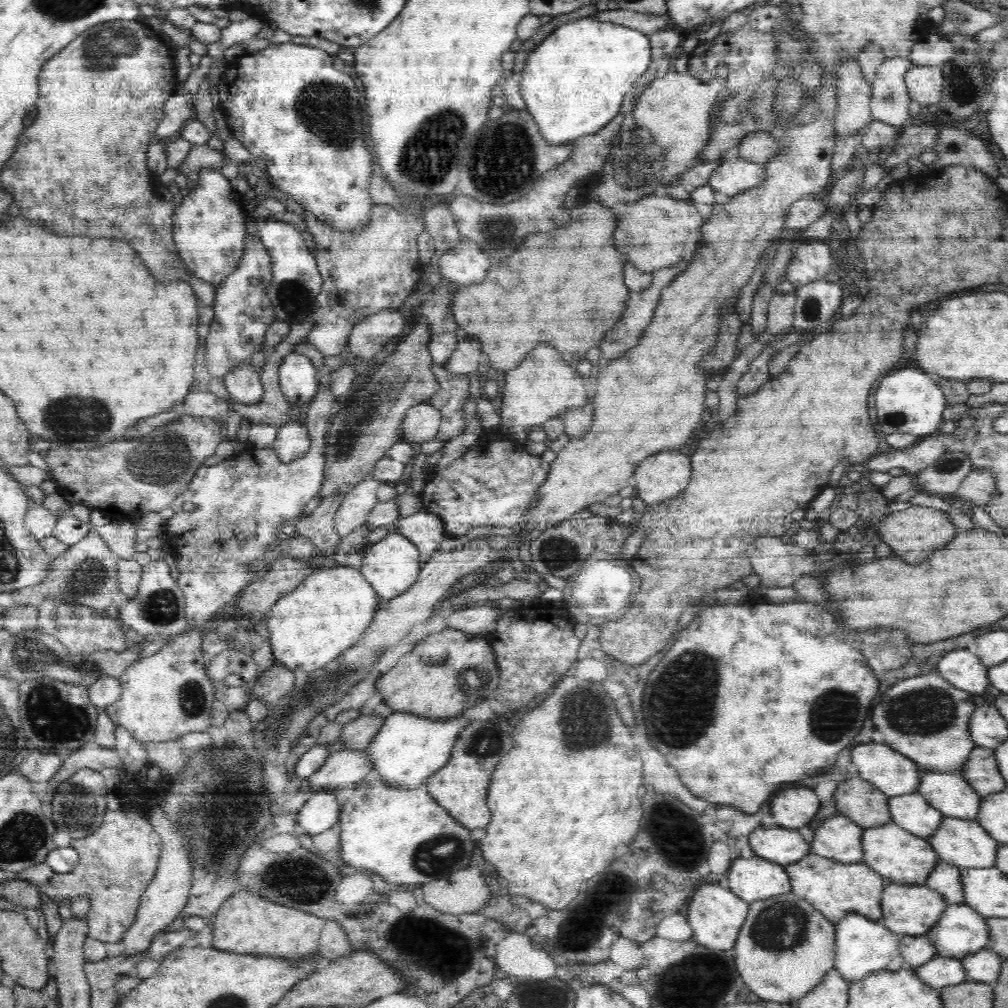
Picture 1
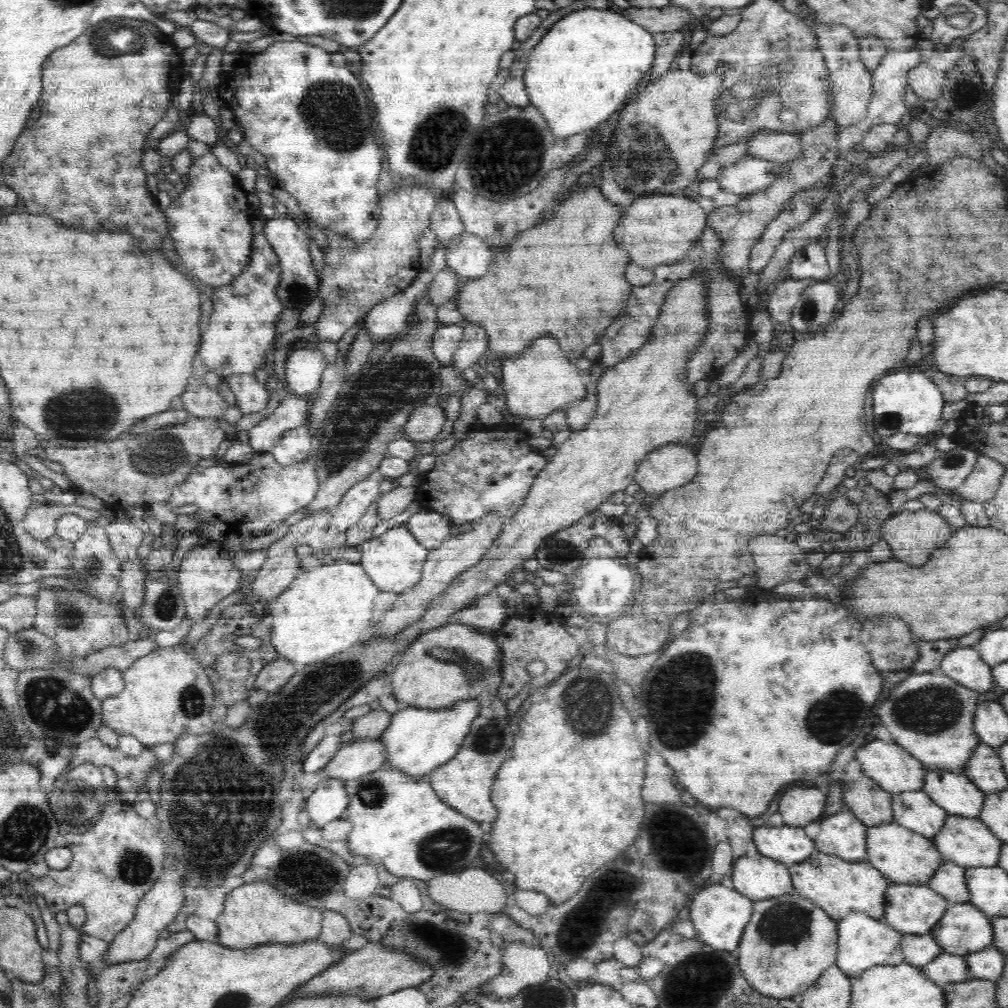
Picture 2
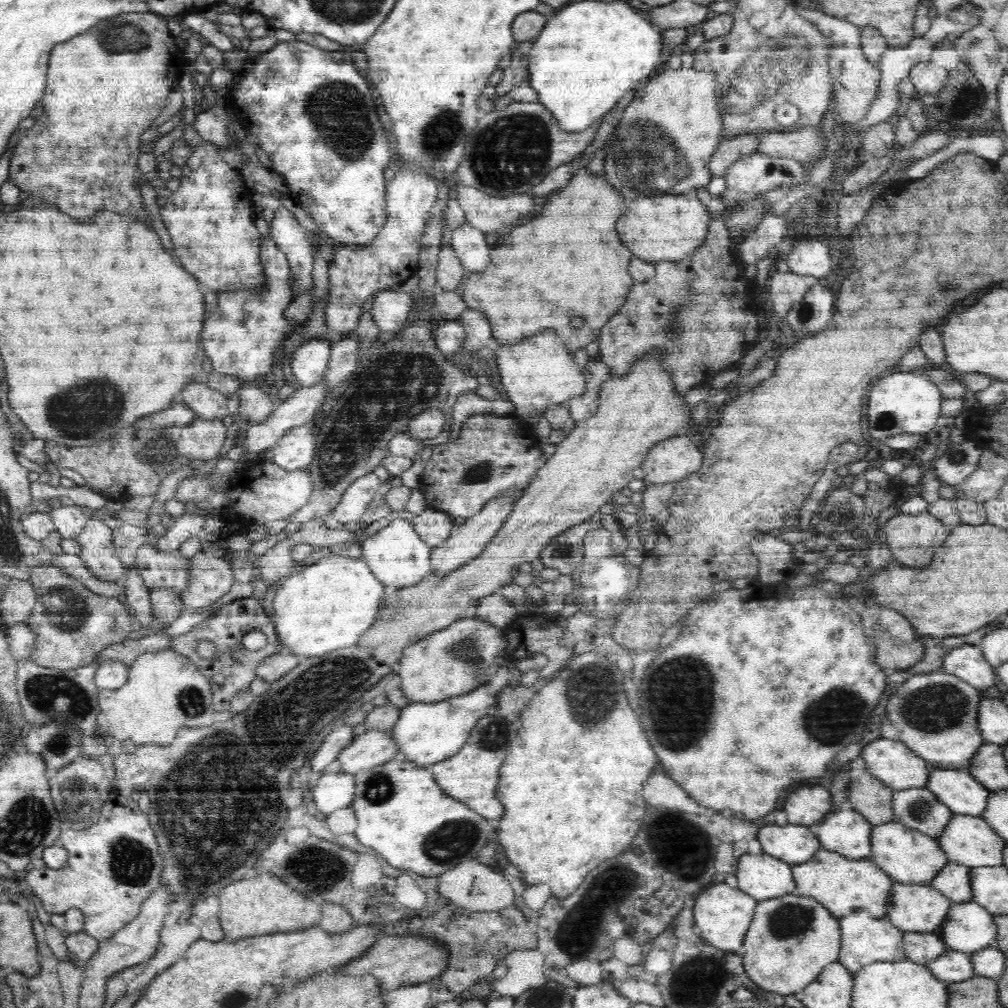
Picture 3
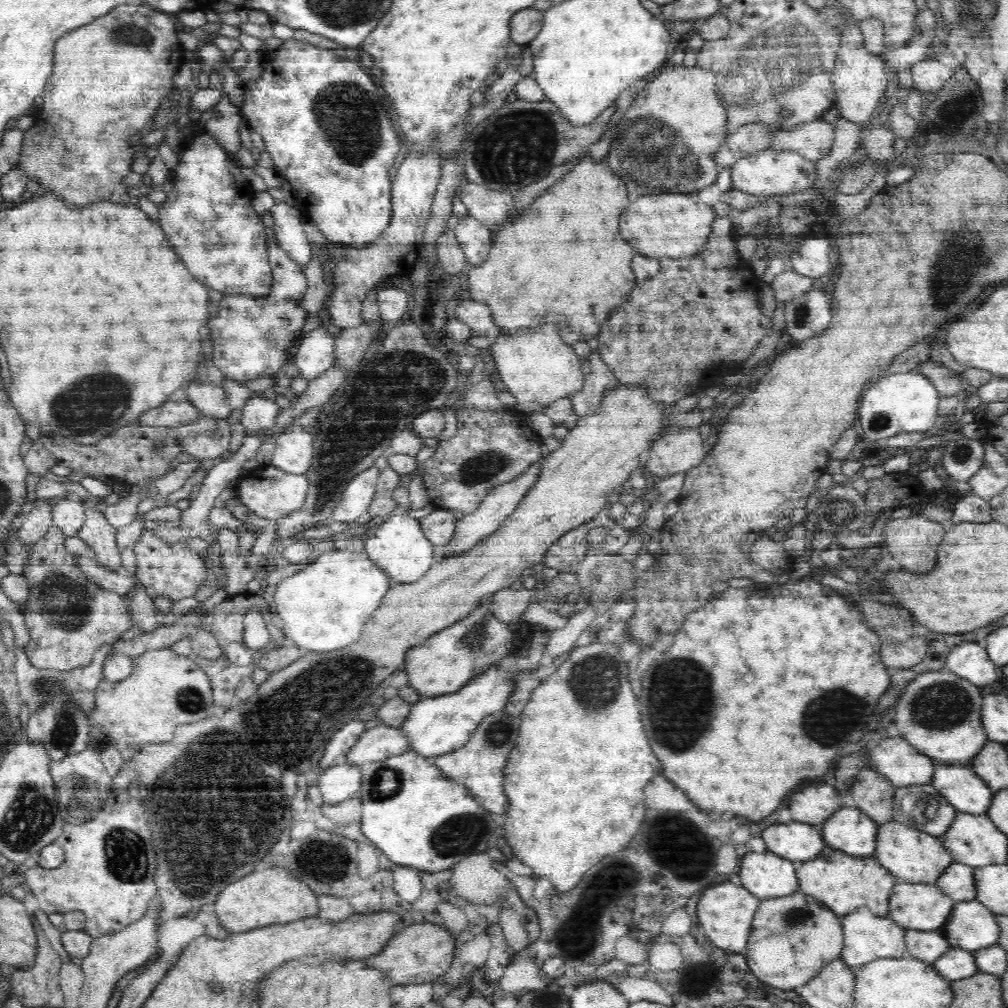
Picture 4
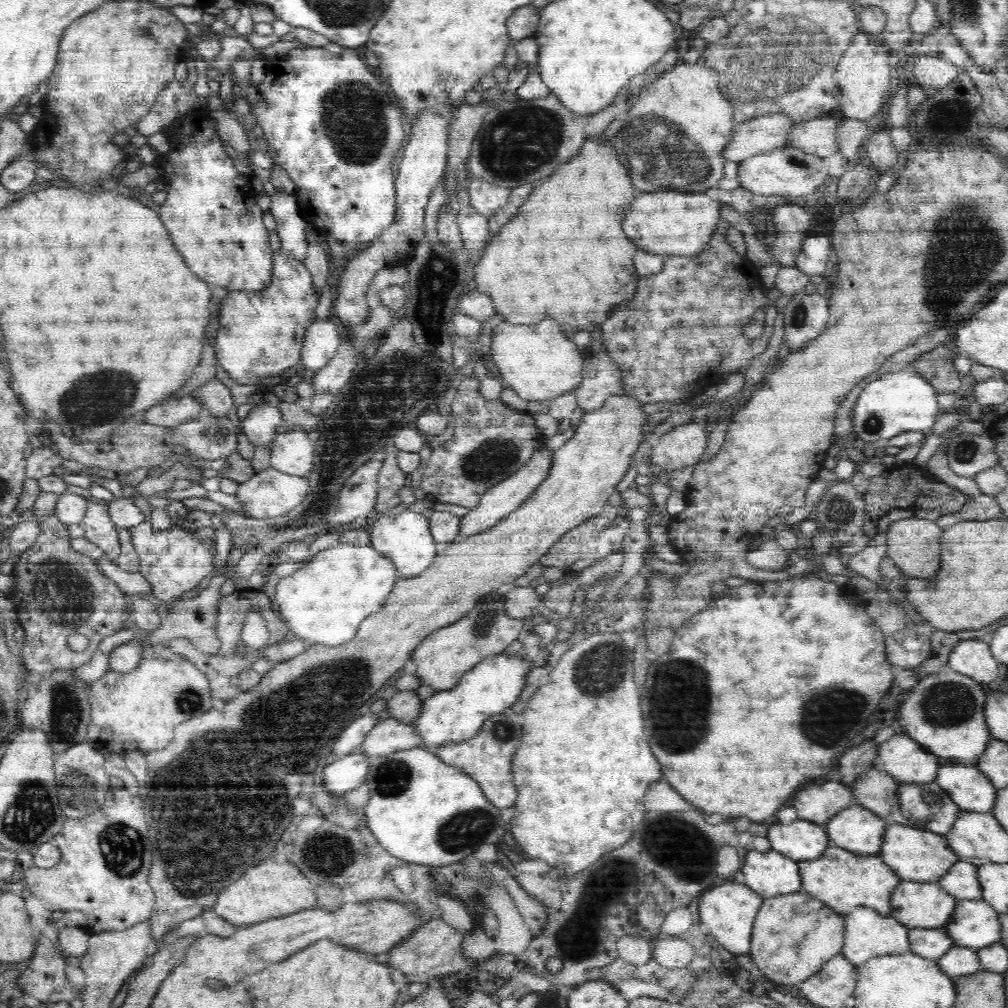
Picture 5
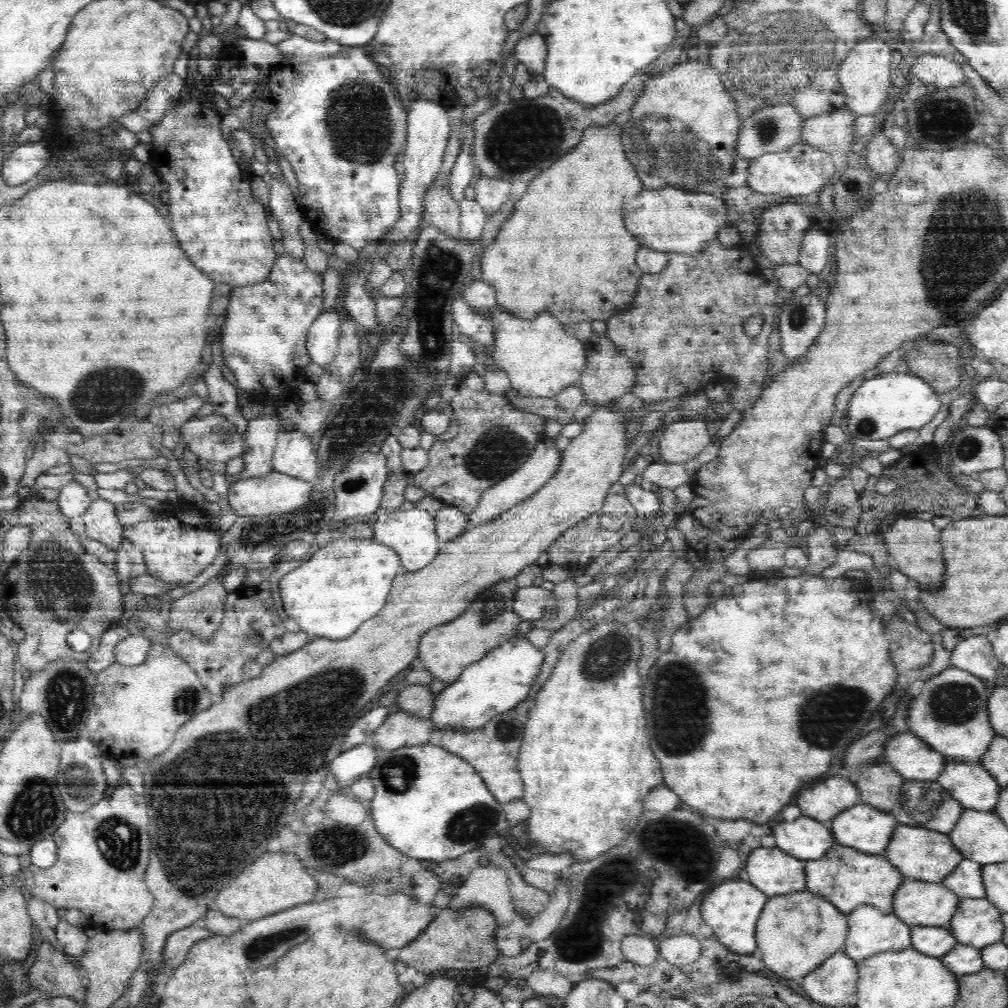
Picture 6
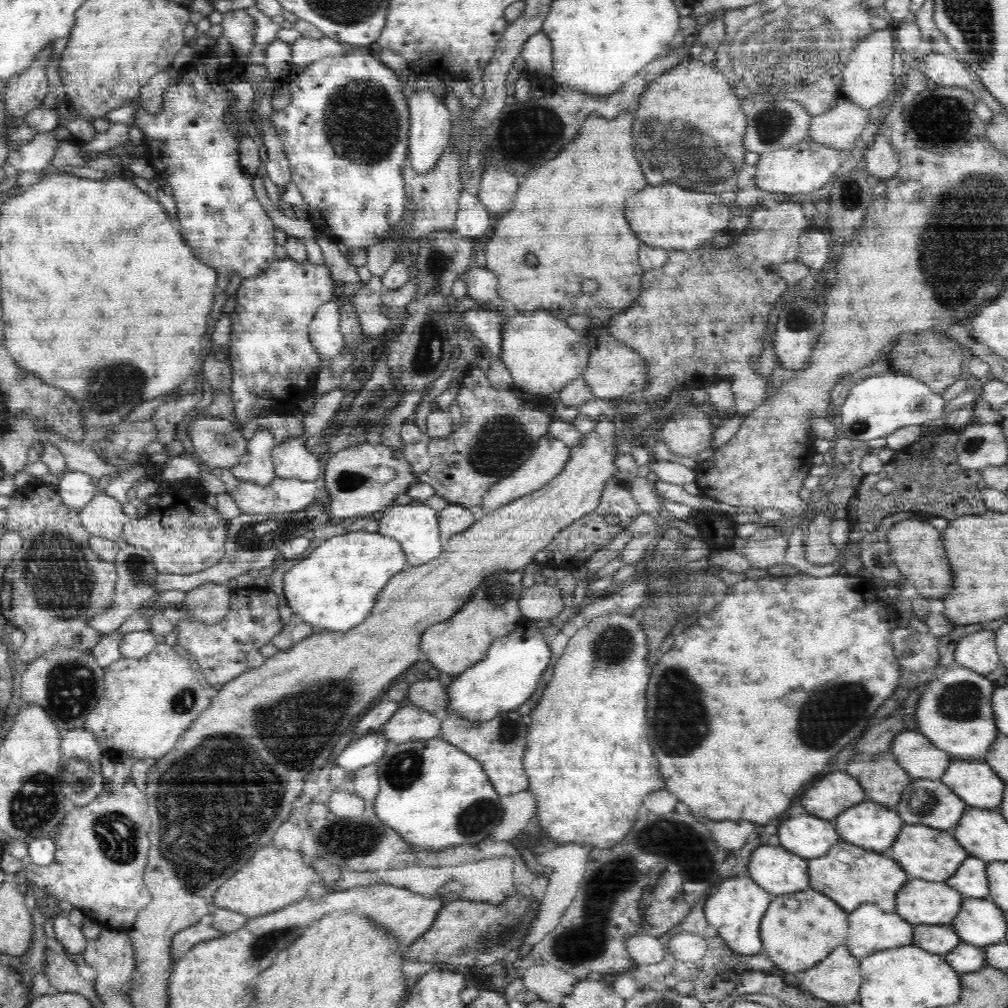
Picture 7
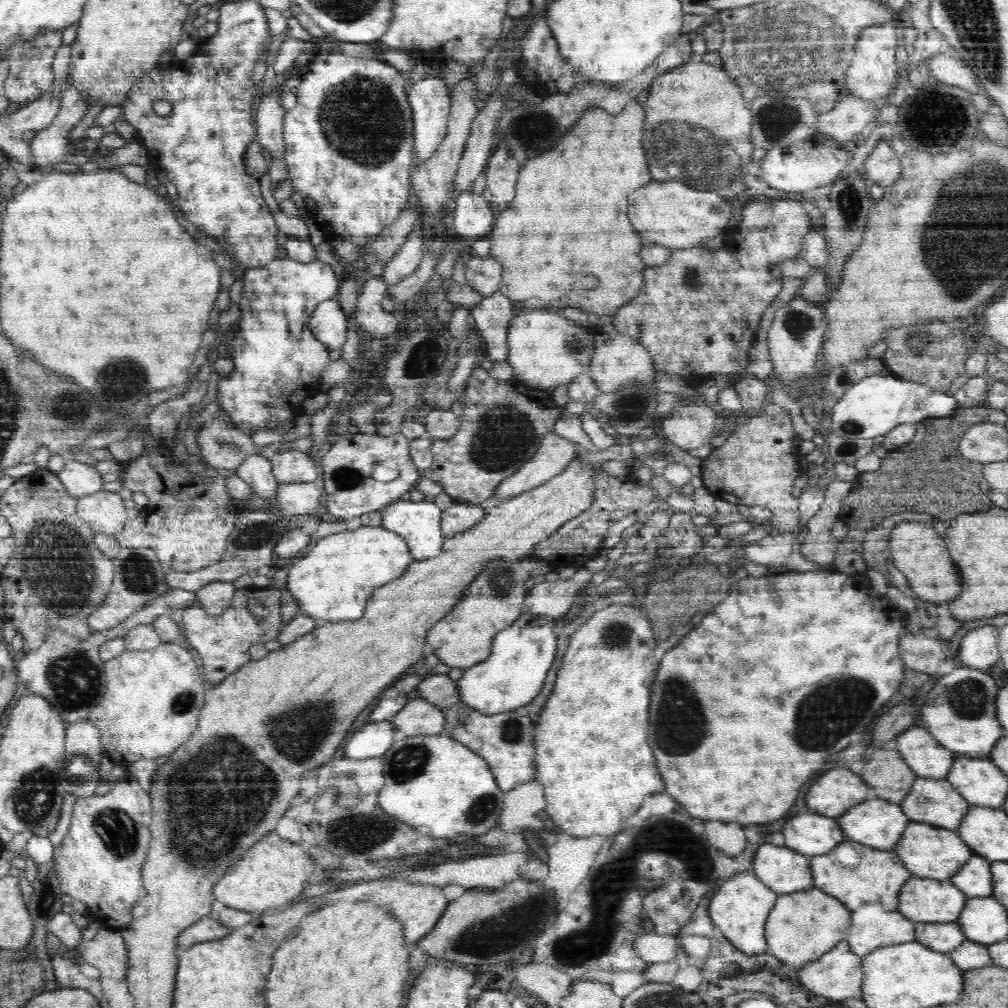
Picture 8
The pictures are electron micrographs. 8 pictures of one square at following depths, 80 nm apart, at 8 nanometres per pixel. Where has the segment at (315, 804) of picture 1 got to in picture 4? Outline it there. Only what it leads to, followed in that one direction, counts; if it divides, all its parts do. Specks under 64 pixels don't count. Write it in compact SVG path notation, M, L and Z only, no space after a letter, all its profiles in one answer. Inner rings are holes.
M333 765L322 770L318 781L323 804L340 804L356 796L361 787L361 766Z

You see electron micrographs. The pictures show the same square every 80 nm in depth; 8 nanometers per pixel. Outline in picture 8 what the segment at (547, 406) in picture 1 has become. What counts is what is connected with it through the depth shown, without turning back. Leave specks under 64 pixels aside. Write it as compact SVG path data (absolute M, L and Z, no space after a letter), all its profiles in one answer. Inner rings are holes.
M546 308L516 314L508 327L507 343L506 361L513 368L513 376L528 387L545 391L587 373L594 354L594 338L584 328L574 326L566 317L558 316L558 312L546 312Z

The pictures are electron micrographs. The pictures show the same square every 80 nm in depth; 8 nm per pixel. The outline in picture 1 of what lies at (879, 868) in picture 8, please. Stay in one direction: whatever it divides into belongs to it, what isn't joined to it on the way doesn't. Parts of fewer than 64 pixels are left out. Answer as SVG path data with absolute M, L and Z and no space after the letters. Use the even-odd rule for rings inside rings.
M814 853L798 862L785 865L791 882L791 893L804 898L819 910L830 922L837 923L847 914L858 913L874 921L882 920L881 896L886 888L883 875L872 870L866 863L836 862Z

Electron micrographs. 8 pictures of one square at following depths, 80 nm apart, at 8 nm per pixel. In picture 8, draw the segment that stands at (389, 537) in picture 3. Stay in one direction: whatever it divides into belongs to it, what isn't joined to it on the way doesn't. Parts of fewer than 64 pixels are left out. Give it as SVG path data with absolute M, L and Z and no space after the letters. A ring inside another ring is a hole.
M407 497L398 499L381 510L381 515L381 526L402 535L410 547L412 558L416 561L422 561L440 554L445 541L440 531L440 516L443 515L443 511L430 497L419 502L414 502Z

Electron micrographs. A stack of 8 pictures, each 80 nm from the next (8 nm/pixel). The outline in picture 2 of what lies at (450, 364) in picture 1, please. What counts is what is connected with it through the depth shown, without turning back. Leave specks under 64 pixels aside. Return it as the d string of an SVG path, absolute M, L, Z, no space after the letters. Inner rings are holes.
M465 320L460 321L463 337L454 353L452 362L456 368L472 368L476 362L481 362L480 356L488 350L486 332Z

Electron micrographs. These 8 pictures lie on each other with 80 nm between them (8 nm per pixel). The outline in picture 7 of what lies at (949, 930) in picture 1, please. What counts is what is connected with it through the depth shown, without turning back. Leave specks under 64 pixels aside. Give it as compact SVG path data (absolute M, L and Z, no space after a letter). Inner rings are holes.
M967 897L950 925L962 943L985 947L1007 936L1006 912L989 897Z

